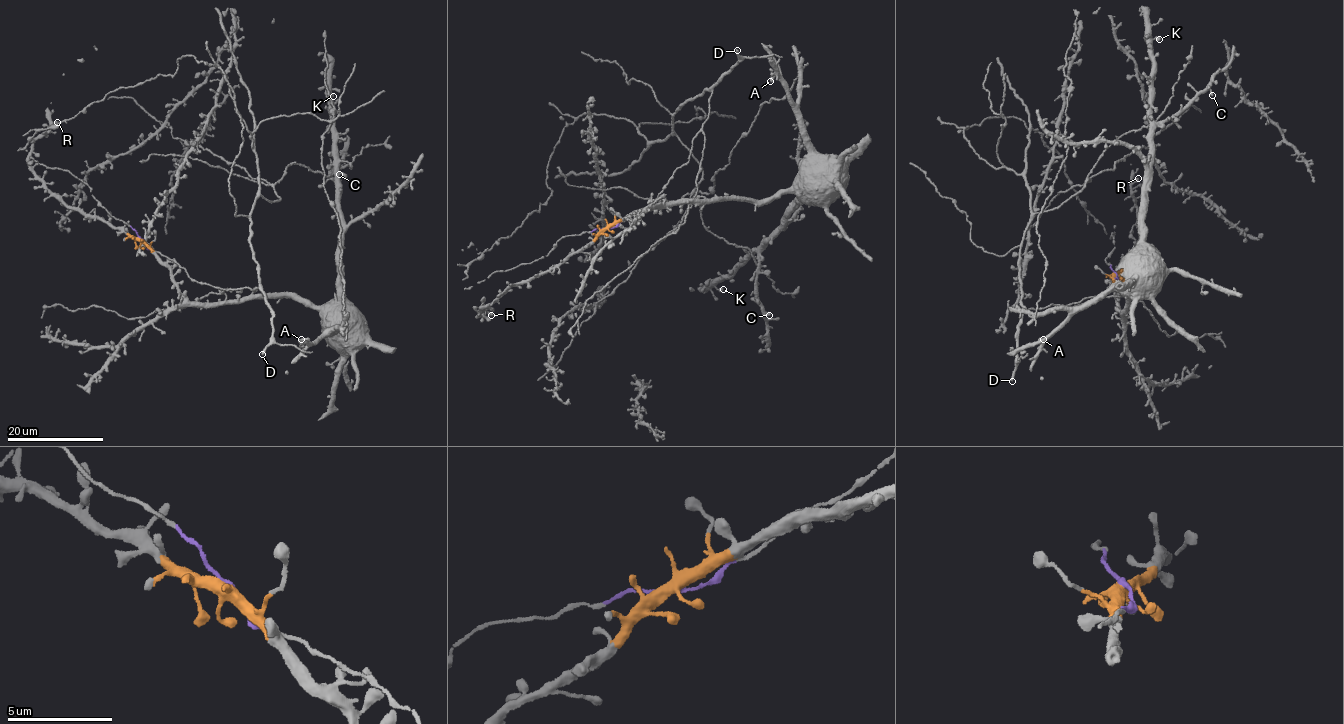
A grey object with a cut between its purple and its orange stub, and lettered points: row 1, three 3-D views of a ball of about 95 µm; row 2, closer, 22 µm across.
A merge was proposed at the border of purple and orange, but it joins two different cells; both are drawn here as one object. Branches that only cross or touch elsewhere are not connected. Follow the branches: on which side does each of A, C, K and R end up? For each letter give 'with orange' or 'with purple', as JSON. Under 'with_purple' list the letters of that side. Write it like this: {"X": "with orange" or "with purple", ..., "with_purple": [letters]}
{"A": "with orange", "C": "with orange", "K": "with orange", "R": "with orange", "with_purple": []}

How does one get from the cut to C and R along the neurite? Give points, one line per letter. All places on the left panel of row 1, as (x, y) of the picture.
C: (141, 240), (192, 302), (271, 295), (324, 306), (337, 293), (340, 187), (328, 172), (337, 166), (339, 175)
R: (141, 240), (70, 208), (35, 173), (29, 162), (31, 144), (57, 122)

